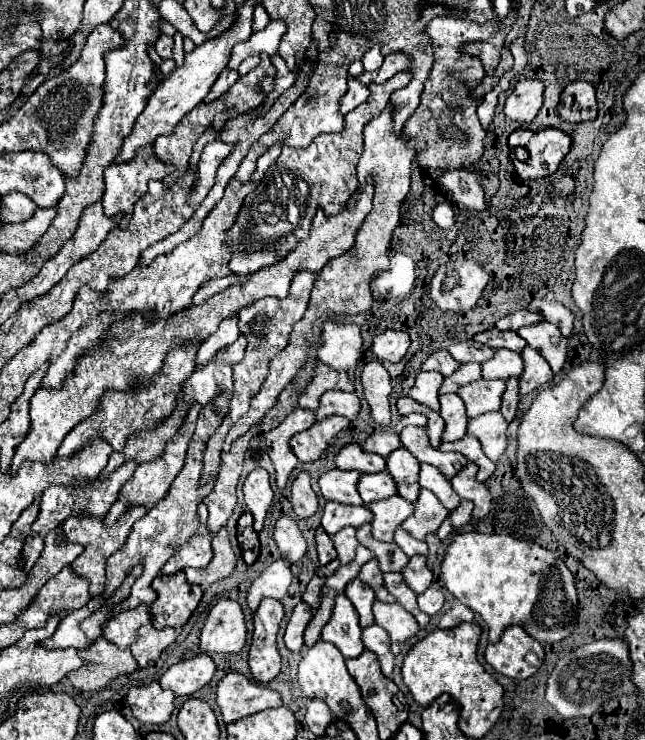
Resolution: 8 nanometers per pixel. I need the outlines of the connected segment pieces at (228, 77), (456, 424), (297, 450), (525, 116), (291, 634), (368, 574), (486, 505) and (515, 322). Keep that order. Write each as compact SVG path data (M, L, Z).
M225 68L225 70L219 74L217 82L213 84L211 92L205 96L205 102L213 102L213 100L217 100L219 96L223 96L223 94L237 82L237 78L239 78L237 70L227 70L227 68Z
M443 394L439 396L441 408L439 414L445 420L445 430L441 440L443 442L453 442L457 438L463 438L467 434L467 414L465 414L465 404L457 394Z
M341 416L323 418L321 422L315 422L311 428L295 434L289 440L289 446L291 446L293 454L299 458L299 462L313 462L329 446L329 440L337 432L345 430L347 426L349 426L347 418L341 418Z
M521 80L505 102L505 114L517 122L531 122L543 104L545 84L541 80Z
M299 602L295 606L293 616L291 616L291 620L287 624L287 630L285 630L285 636L283 636L285 646L291 652L299 652L303 648L303 632L307 628L311 616L313 616L313 610L311 610L311 606L305 606L305 602Z
M369 560L369 562L361 568L359 578L361 578L361 582L365 582L367 586L373 588L377 600L381 600L381 602L395 602L395 598L393 598L393 596L385 590L385 586L383 586L383 572L379 570L377 560Z
M469 462L461 468L461 472L457 476L453 476L451 486L463 500L471 500L475 504L473 520L479 520L479 518L487 516L491 510L491 494L485 484L475 480L475 474L477 474L477 466L473 466L473 462Z
M519 310L519 312L513 312L513 314L497 320L497 322L495 322L495 328L503 330L503 332L505 332L505 330L519 330L519 328L523 328L523 326L531 326L531 324L541 322L541 320L543 320L543 318L541 318L539 314L533 314L533 312L529 312L529 310Z

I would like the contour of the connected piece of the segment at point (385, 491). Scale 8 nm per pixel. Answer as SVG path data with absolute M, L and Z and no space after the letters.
M387 470L375 472L375 474L361 474L357 482L357 492L363 498L365 504L389 498L397 494L397 486L393 486L393 478Z

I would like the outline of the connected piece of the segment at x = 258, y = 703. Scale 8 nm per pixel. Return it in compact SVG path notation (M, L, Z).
M229 672L217 684L217 706L221 708L225 724L231 724L261 710L279 708L281 696L275 690L263 688L245 678L243 674Z

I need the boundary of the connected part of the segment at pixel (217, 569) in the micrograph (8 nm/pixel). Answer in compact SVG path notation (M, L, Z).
M221 528L221 530L213 536L211 544L213 544L213 558L211 558L211 562L209 562L203 570L185 568L187 580L189 580L191 584L199 584L203 590L205 590L207 586L211 586L213 582L227 578L227 576L233 572L235 564L237 564L237 558L235 558L235 554L233 554L233 550L231 550L231 544L229 544L227 530L225 530L225 528Z

